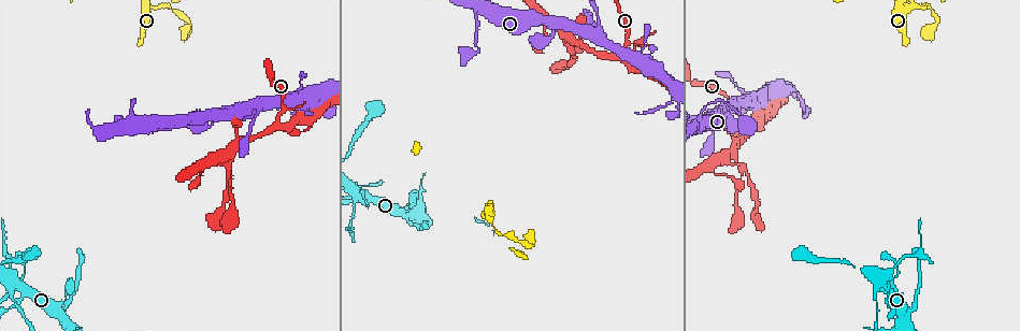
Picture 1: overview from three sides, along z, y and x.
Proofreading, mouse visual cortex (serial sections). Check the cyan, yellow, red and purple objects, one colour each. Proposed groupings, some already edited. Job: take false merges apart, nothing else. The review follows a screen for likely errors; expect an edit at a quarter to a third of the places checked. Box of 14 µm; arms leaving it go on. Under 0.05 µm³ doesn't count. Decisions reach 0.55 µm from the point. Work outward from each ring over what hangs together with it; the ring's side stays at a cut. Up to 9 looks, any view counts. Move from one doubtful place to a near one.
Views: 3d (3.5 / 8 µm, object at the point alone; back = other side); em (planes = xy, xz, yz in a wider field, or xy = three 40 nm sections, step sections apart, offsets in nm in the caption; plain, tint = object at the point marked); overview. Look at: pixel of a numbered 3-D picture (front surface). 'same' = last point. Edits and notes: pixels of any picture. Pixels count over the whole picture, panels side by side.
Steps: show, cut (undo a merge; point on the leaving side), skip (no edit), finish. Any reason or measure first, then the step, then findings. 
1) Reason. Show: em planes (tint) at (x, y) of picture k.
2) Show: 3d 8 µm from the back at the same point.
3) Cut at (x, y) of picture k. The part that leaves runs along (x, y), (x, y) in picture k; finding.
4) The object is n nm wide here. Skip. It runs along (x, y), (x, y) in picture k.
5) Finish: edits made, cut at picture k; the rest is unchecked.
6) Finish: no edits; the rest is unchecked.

Looks like a crossing. Show: 3d 3.5 µm at (618, 57) of picture 1.

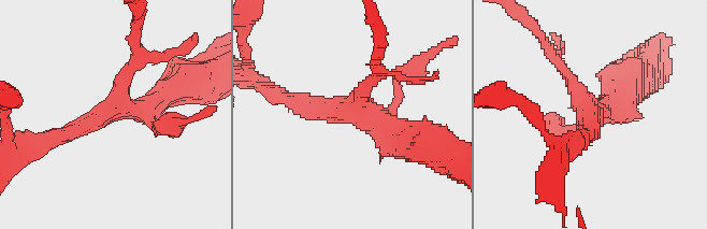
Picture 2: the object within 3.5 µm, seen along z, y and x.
4 arms meet here; the arms are 150, 200, 250, 350 nm wide. Skip. It runs along (138, 49), (117, 102), (55, 139) in picture 2; all the same cell.

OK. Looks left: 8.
Thin neck. Show: em xy step 2 (tint) at (229, 177) of picture 1.

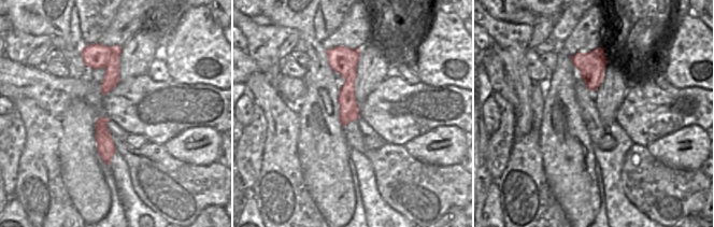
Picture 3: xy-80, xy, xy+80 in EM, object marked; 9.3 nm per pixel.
Show: 3d 3.5 µm at the same point.

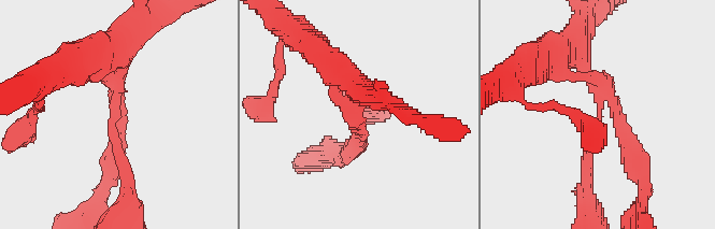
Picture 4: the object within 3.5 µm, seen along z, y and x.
The arms are 200, 250, 250 nm wide. Skip. It runs along (344, 57), (348, 72), (344, 122) in picture 3; one cell here.

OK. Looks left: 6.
Arms part here. Show: 3d 8 µm at (405, 218) of picture 1.

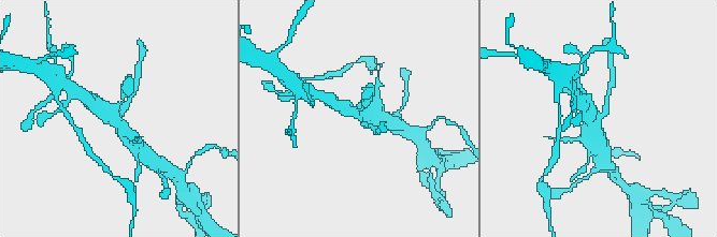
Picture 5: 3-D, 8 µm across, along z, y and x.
Show: 3d 3.5 µm at (601, 118) of picture 5.

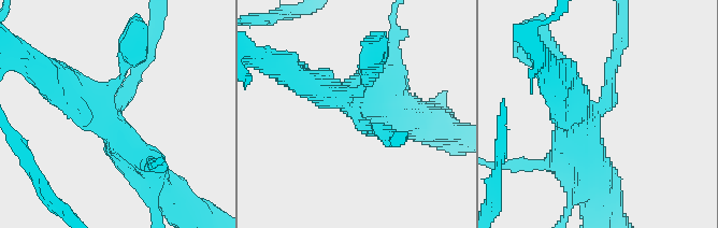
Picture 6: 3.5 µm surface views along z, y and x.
Need the tissue. Show: em xy step 2 (tint) at (596, 113) of picture 6.

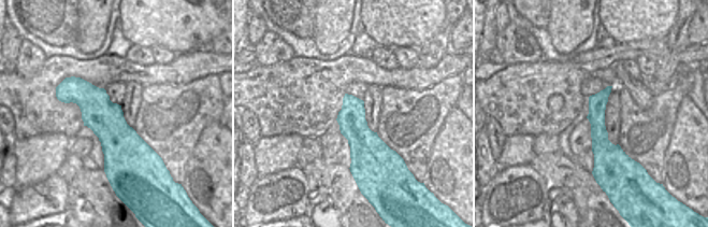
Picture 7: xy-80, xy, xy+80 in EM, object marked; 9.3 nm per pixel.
Skip. It runs along (82, 98), (155, 164) in picture 6; continuous, no second cell.

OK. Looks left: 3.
A narrow waist. Show: 3d 3.5 µm at (887, 305) of picture 1.

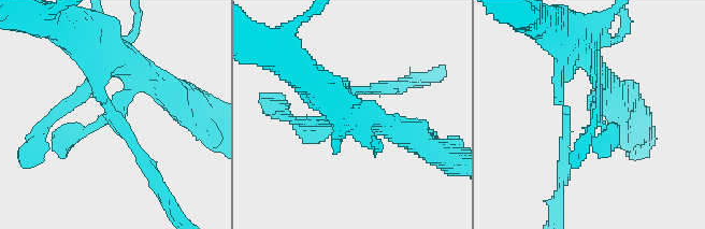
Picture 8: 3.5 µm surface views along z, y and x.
The arms are 200, 300 nm wide; need the tissue. Show: em xy step 5 (plain) at (590, 114) of picture 8.

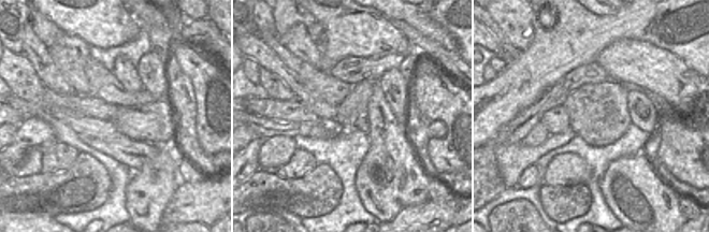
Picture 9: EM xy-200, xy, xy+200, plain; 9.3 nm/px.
With the object marked. Show: em xy step 5 (tint) at the same point.

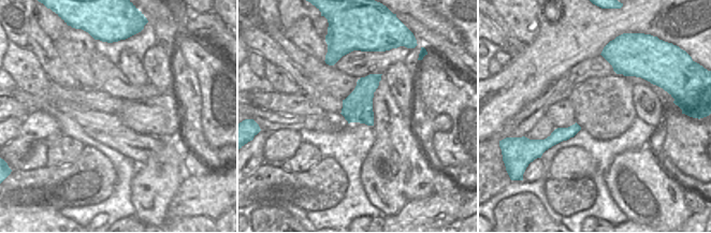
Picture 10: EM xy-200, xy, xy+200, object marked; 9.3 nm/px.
Cut at (129, 133) of picture 8. The part that leaves runs along (105, 105), (166, 195) in picture 8; two cells meet here.

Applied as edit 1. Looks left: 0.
Finish: edits made, cut at picture 8; the rest is unchecked.

